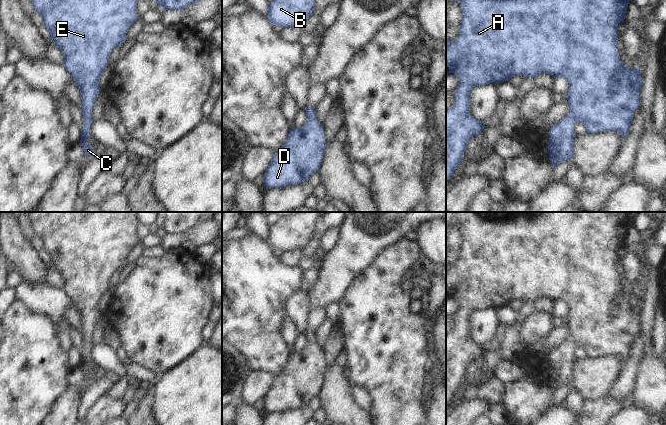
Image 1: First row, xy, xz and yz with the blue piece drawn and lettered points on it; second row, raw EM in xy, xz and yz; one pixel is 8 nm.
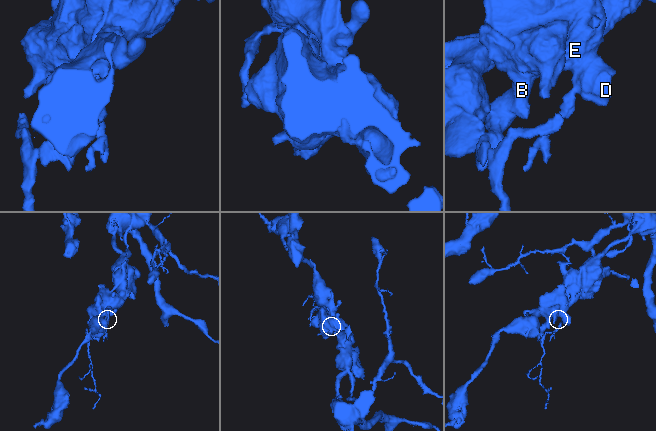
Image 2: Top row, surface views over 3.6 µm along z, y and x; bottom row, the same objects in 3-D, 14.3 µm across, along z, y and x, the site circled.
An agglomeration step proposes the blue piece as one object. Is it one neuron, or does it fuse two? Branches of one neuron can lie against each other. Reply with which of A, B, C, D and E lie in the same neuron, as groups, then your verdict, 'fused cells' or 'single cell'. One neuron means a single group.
A B C D E | single cell

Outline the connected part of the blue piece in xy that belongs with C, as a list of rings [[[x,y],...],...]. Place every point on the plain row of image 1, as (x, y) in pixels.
[[[23,212],[28,219],[37,236],[44,244],[44,250],[50,257],[50,262],[64,279],[63,290],[73,302],[76,310],[81,316],[83,339],[83,351],[80,369],[85,377],[95,382],[91,375],[94,369],[87,369],[85,365],[91,362],[89,353],[92,349],[92,333],[95,329],[95,321],[101,315],[99,303],[102,296],[108,290],[110,277],[118,269],[125,266],[126,258],[130,250],[139,242],[136,235],[136,227],[140,223],[138,212]]]

